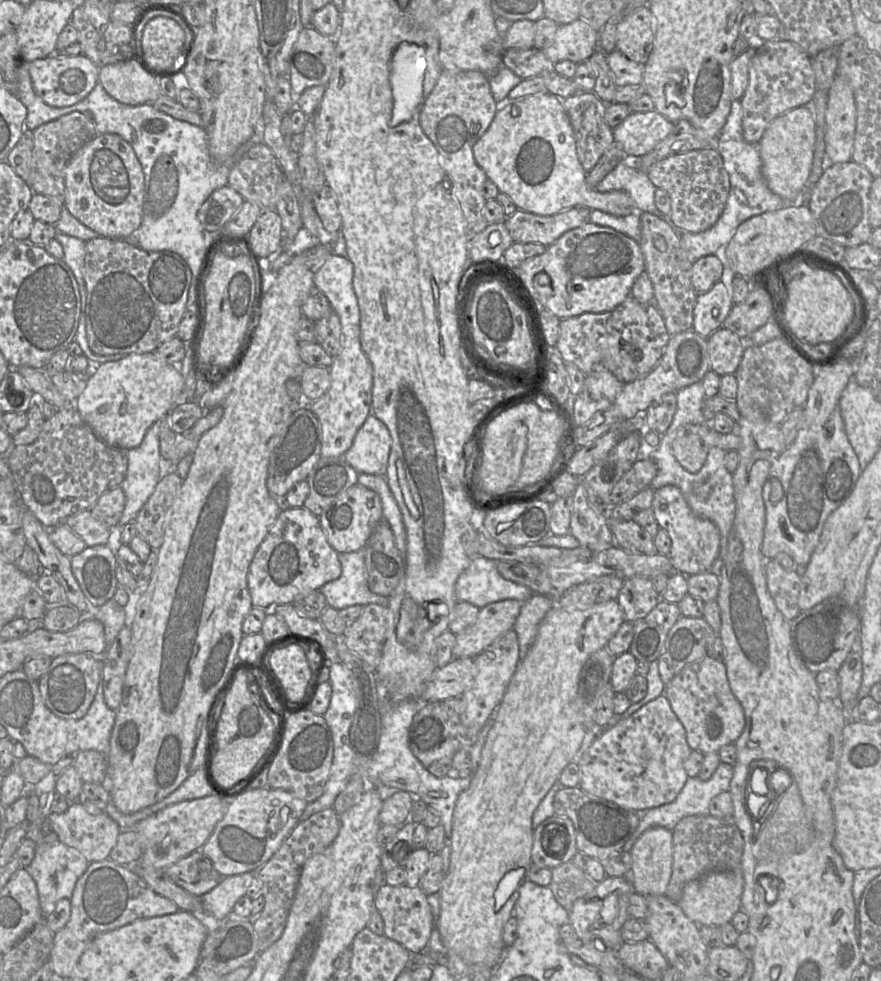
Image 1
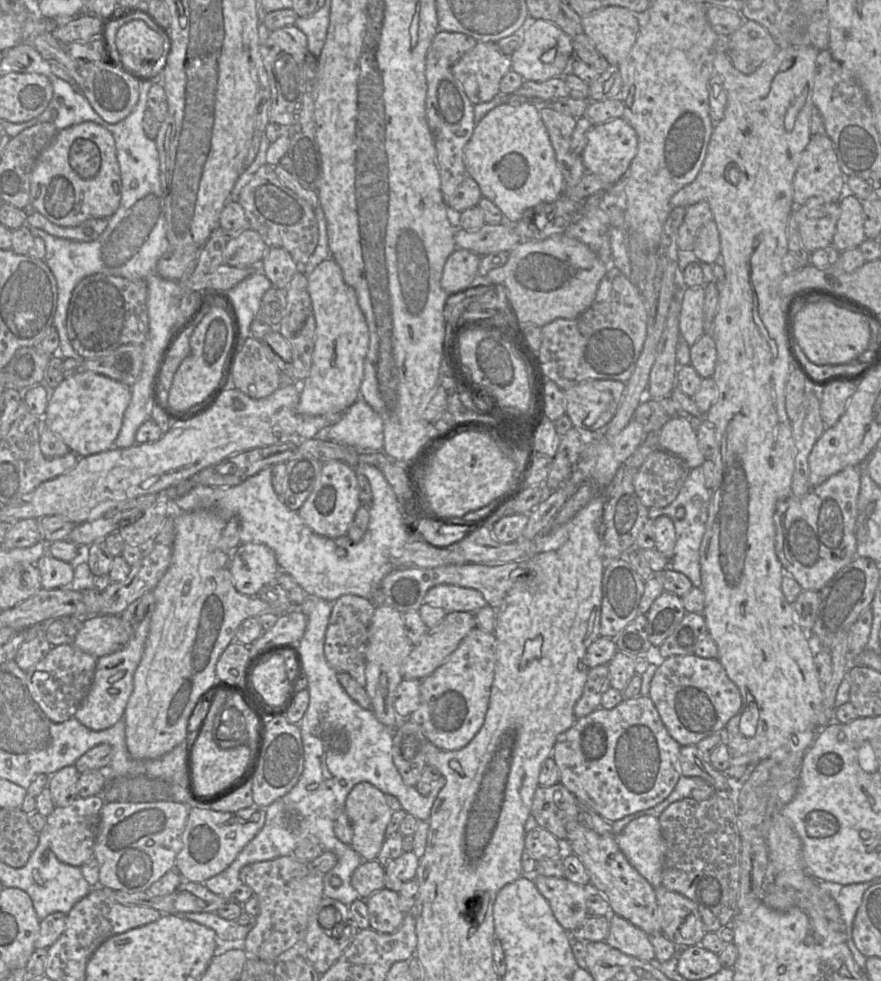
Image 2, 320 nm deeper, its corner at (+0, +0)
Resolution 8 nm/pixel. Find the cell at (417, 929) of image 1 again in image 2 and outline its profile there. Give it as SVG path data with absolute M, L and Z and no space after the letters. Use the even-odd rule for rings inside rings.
M383 888L365 899L369 927L379 933L394 933L405 914L399 909L398 892Z

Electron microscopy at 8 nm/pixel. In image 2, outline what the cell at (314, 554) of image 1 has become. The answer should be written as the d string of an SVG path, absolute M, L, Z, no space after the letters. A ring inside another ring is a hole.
M240 543L230 554L230 573L236 590L246 596L257 596L259 590L270 582L276 582L280 573L274 552L264 544Z

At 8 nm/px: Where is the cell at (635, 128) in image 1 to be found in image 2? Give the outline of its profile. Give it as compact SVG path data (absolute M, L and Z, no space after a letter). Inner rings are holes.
M615 118L594 125L587 132L587 144L581 153L586 173L593 173L605 183L614 185L629 168L638 148L638 137L634 128L623 118Z

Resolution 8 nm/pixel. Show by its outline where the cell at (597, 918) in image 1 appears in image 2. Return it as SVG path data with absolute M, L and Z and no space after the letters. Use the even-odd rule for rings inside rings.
M530 876L560 926L566 932L578 932L588 917L586 898L589 887L572 883L564 877Z

